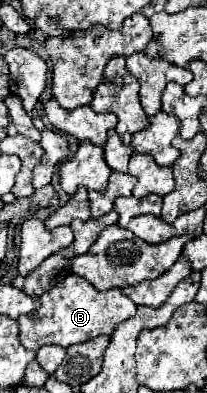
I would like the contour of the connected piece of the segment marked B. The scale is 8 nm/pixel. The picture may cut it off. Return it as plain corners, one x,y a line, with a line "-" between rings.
68,275
40,297
40,307
36,311
20,315
20,341
26,349
32,351
38,351
44,345
70,347
98,335
112,335
116,323
132,319
136,315
136,309
138,305
128,299
122,289
98,291
86,279
80,279
78,275

